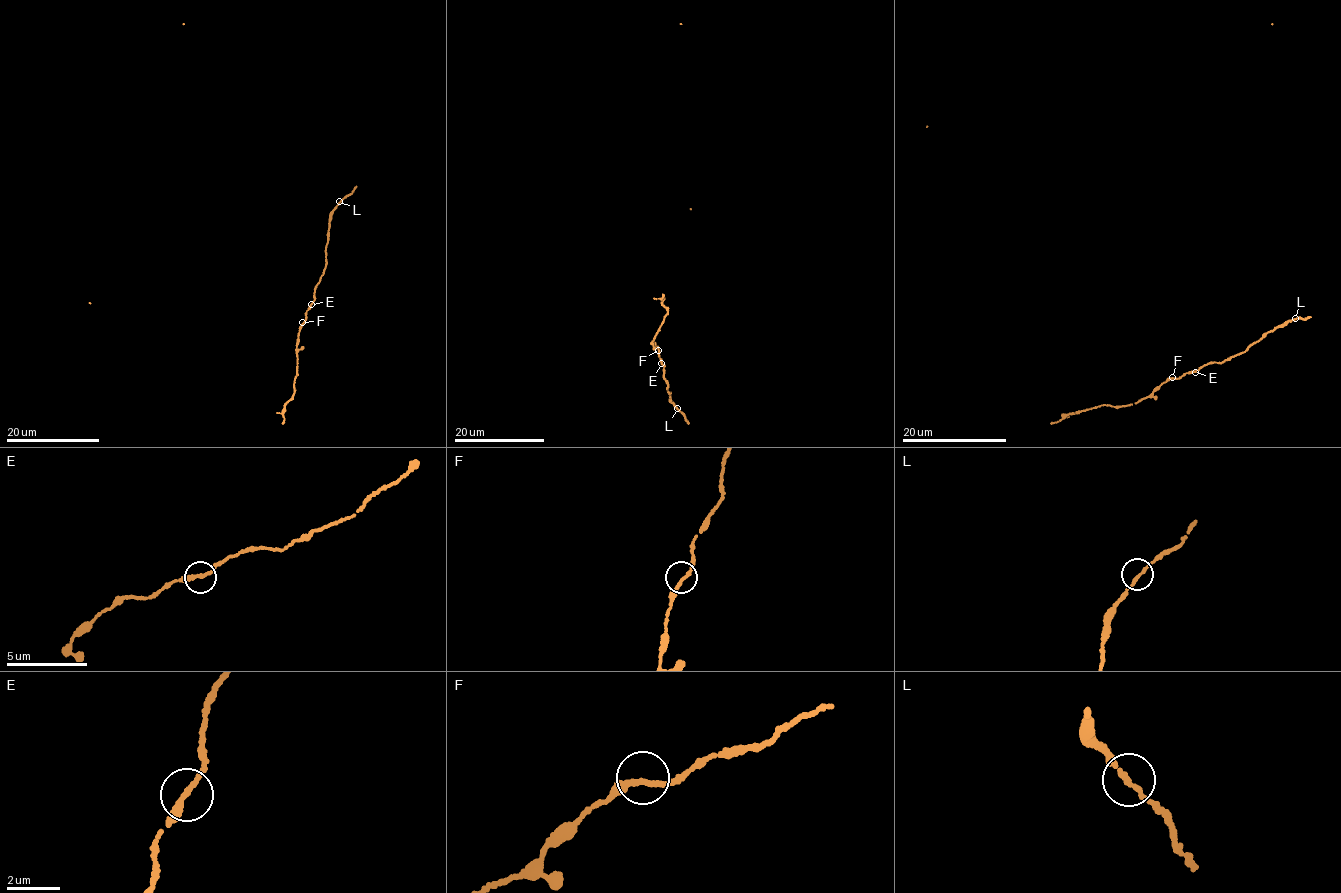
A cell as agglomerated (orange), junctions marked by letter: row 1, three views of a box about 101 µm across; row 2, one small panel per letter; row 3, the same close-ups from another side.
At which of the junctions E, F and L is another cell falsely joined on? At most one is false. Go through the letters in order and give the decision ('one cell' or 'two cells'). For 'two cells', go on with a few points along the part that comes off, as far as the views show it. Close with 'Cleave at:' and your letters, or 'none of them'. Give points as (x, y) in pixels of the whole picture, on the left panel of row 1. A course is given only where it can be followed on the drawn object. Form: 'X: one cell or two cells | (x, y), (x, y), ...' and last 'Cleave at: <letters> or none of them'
E: one cell
F: one cell
L: one cell
Cleave at: none of them

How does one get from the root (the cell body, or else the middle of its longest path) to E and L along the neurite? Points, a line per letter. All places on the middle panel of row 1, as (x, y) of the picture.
E: (658, 350), (661, 363)
L: (658, 350), (664, 366), (666, 388), (677, 408)

